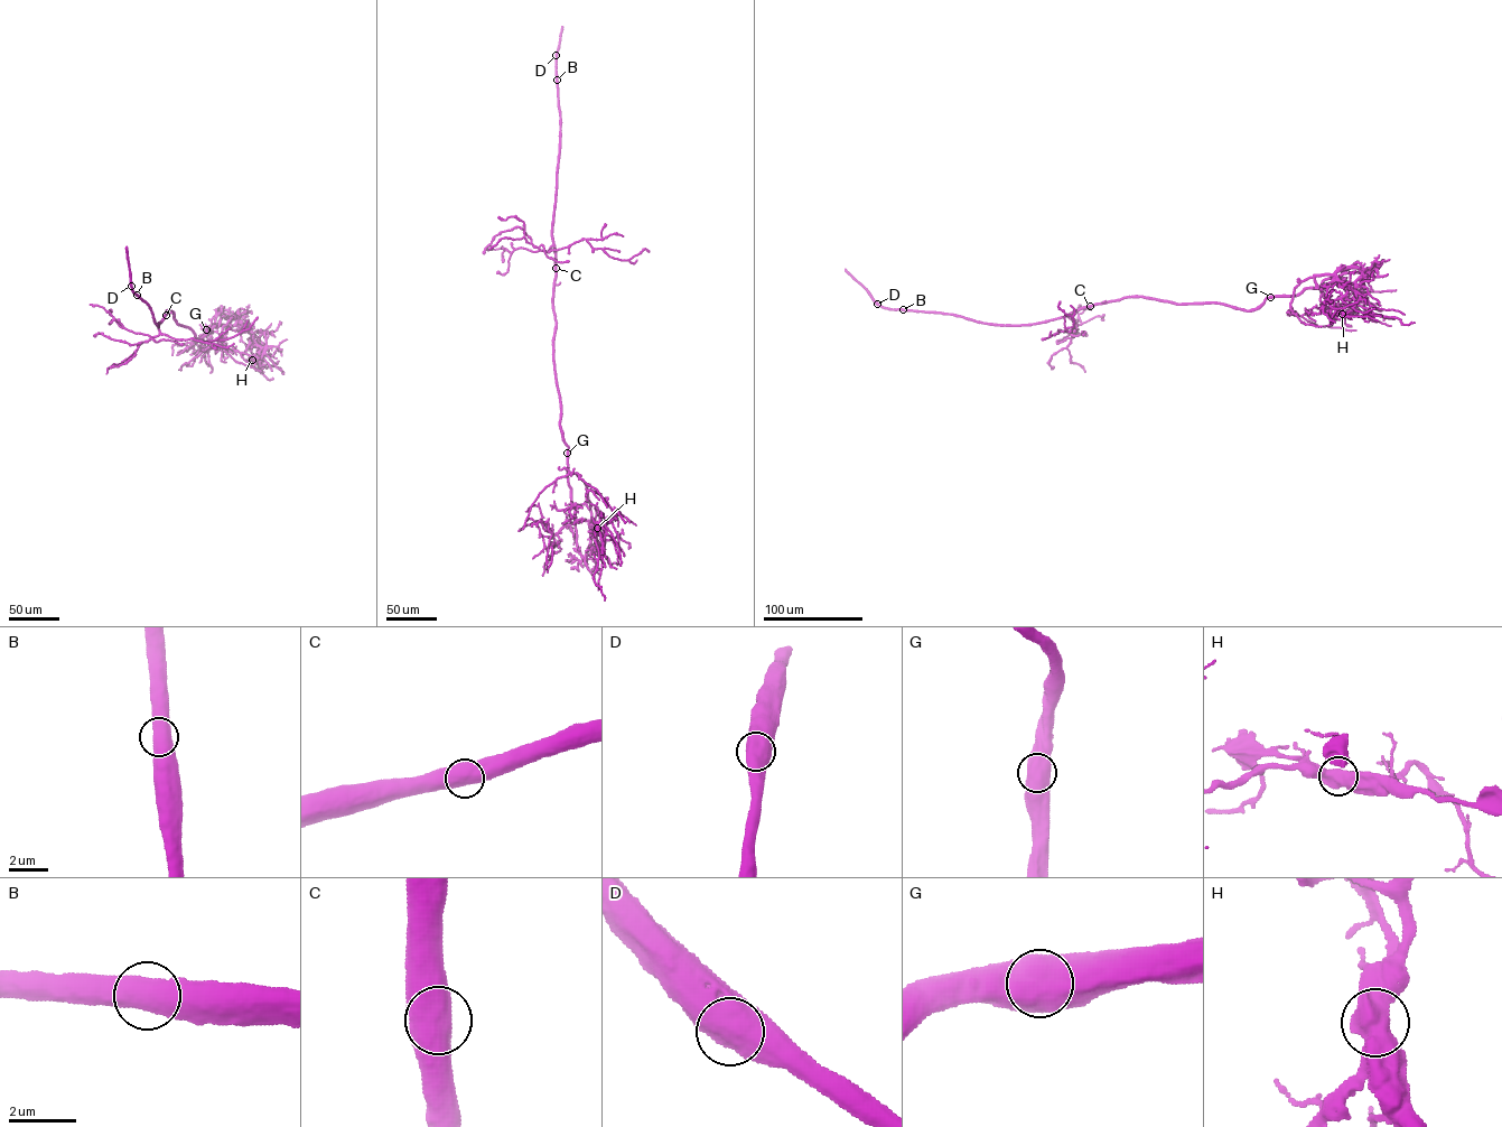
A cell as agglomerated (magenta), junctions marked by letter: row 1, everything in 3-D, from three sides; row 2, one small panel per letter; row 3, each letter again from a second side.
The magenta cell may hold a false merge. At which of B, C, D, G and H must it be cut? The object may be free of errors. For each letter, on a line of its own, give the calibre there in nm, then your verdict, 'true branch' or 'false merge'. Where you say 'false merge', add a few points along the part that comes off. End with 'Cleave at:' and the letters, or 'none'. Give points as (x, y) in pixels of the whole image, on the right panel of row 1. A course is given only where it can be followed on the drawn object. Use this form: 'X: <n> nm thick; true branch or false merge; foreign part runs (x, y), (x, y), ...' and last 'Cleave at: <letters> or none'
B: 700 nm thick; true branch
C: 750 nm thick; true branch
D: 750 nm thick; true branch
G: 800 nm thick; true branch
H: 750 nm thick; false merge; foreign part runs (1342, 314), (1358, 314), (1341, 311)
Cleave at: H

